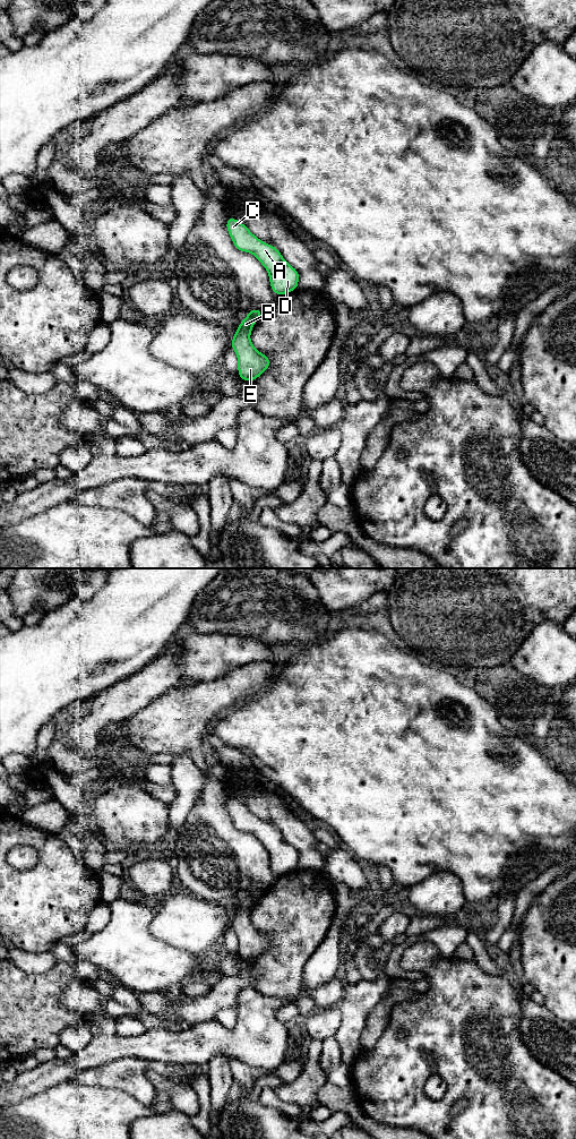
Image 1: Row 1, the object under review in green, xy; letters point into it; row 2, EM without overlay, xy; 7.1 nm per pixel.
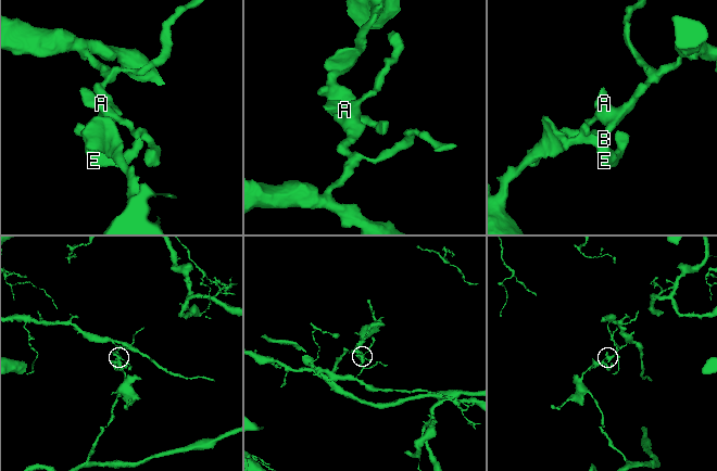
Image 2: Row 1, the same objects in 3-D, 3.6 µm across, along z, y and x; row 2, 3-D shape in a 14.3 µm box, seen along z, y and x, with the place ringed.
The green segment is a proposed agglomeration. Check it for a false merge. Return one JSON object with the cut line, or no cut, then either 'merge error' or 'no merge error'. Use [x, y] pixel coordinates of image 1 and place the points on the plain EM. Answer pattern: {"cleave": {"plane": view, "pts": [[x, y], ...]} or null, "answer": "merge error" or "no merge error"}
{"cleave": {"plane": "xy", "pts": [[258, 889], [248, 895]]}, "answer": "merge error"}

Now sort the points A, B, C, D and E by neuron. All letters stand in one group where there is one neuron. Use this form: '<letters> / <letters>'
A C D / B E

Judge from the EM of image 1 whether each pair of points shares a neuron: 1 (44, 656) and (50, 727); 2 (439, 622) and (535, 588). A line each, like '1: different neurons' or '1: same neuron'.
1: different neurons
2: same neuron

